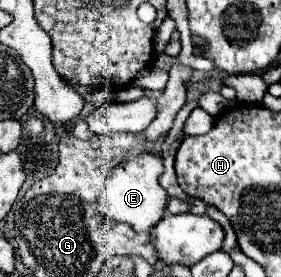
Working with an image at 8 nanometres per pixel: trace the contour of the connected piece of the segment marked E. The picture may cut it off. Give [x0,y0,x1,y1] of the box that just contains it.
[101,152,169,232]

